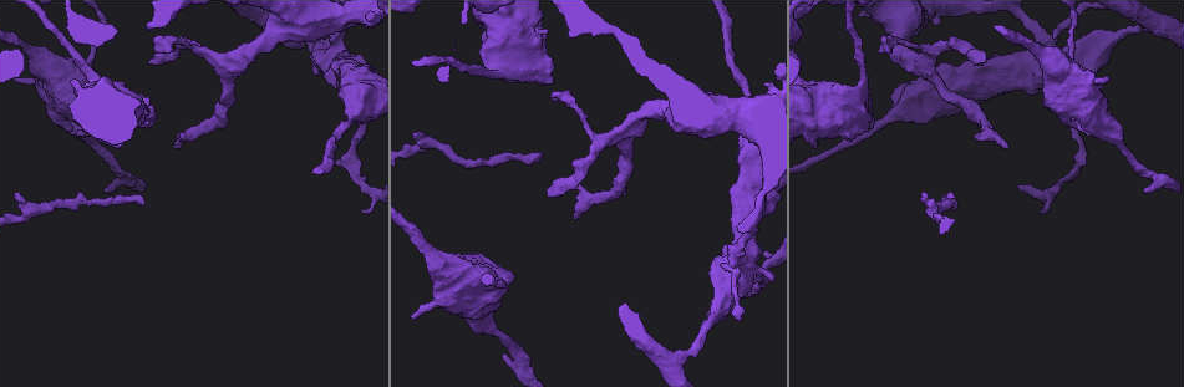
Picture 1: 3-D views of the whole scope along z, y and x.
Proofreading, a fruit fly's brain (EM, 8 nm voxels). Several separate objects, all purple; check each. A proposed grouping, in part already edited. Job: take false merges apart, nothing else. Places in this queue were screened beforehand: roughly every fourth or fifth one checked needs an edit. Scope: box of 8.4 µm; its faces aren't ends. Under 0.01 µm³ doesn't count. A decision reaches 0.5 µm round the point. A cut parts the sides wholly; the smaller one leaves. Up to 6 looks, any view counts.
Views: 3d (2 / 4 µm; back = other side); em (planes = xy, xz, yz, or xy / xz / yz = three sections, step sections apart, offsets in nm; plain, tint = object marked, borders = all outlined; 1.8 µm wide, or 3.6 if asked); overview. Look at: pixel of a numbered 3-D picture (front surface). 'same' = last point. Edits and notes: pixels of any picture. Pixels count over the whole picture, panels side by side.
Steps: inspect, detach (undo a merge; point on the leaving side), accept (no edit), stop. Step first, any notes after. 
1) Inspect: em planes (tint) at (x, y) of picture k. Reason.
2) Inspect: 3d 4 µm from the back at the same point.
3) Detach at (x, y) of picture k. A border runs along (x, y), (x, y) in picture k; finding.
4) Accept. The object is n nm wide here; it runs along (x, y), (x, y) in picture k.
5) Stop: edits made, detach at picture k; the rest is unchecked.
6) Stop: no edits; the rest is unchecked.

Inspect: em xy step 16 (tint) at (92, 56) of picture 1. Abrupt turn.

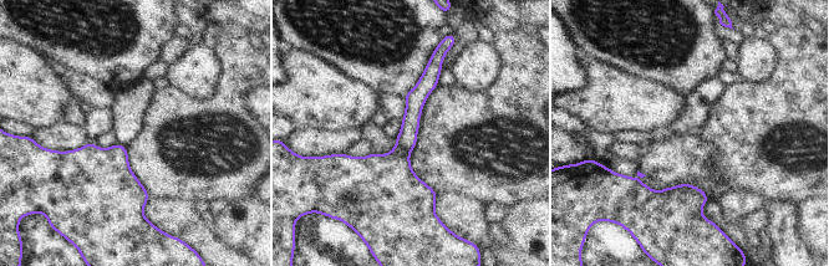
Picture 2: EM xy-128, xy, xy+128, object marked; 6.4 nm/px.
Inspect: em planes (tint) at the same point. Cut it another way.

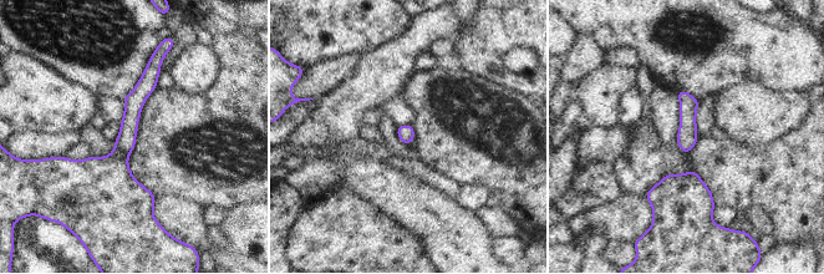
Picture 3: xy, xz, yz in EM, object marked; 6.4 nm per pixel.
Accept. It runs along (152, 64), (121, 152), (123, 209) in picture 3; continuous, no second neuron.

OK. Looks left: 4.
Inspect: em 3.6 µm planes (tint) at (734, 262) of picture 1. Small branch off a trunk.

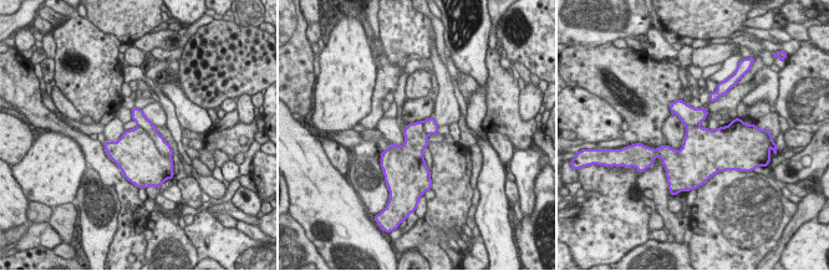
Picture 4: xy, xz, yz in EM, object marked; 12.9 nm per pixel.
Detach at (164, 148) of picture 4. The part that leaves runs along (135, 111), (168, 151) in picture 4; two neurons meet here.

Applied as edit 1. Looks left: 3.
Inspect: overview. Redraw.

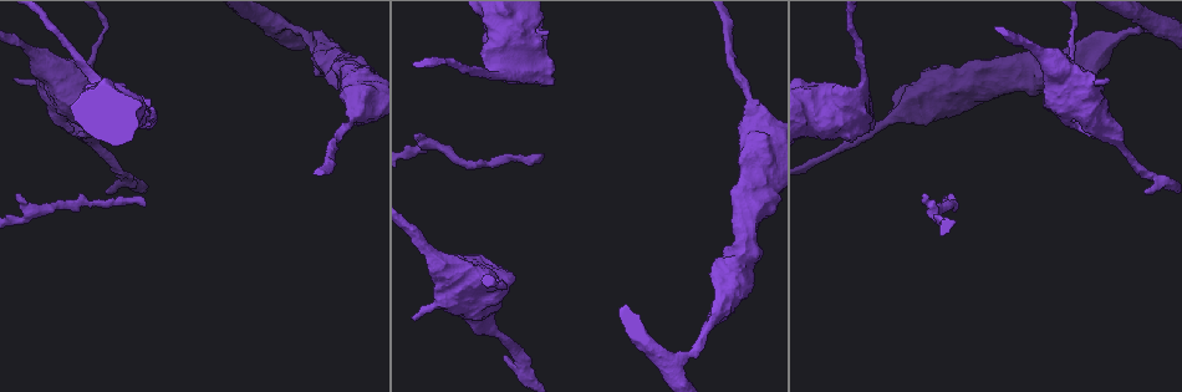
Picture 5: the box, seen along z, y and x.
Inspect: em xz step 16 (tint) at (672, 361) of picture 5. Three-way junction.

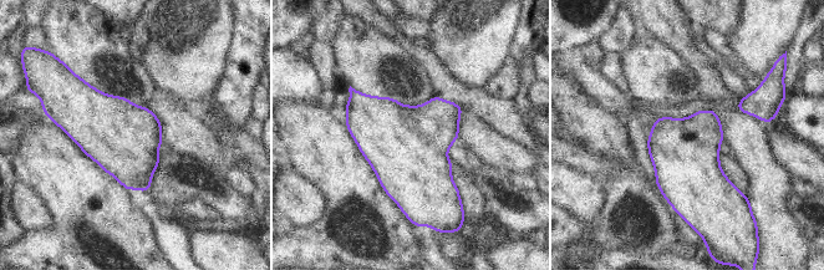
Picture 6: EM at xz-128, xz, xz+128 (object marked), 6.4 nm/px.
Inspect: em planes (tint) at the same point. Another direction.

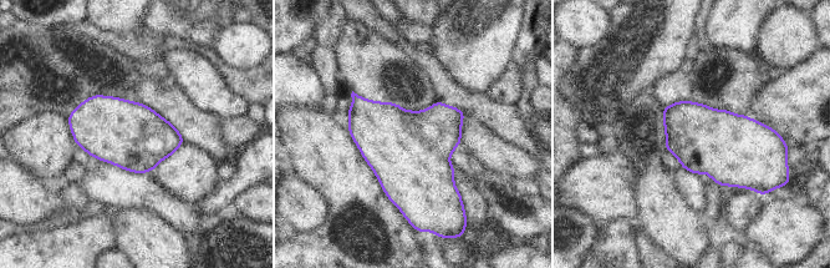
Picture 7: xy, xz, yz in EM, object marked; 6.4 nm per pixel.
Accept. Continuous, no second neuron.

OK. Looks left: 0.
Stop: edits made, detach at picture 4; the rest is unchecked.

